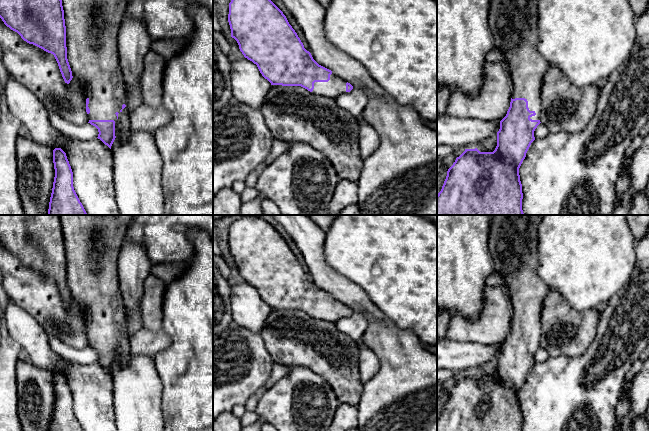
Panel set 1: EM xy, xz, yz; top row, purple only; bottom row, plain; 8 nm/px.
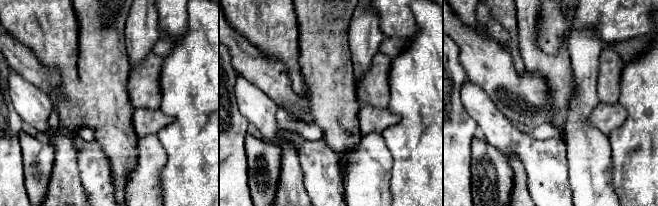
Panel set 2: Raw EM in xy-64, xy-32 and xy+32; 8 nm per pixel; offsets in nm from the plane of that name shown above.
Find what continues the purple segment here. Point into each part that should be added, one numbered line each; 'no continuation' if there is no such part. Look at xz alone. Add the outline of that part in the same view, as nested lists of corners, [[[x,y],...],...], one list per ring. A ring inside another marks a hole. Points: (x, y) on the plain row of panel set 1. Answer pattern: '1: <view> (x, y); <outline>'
1: xz (336, 310); [[[332,297],[328,306],[315,306],[311,317],[336,323],[339,319],[346,317],[346,307],[345,304]]]

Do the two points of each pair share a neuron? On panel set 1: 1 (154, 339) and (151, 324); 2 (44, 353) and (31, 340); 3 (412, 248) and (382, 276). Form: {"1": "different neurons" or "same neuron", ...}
{"1": "different neurons", "2": "same neuron", "3": "same neuron"}

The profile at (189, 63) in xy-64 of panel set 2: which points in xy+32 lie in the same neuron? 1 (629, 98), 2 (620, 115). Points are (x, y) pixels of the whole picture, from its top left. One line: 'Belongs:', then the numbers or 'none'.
Belongs: 1

